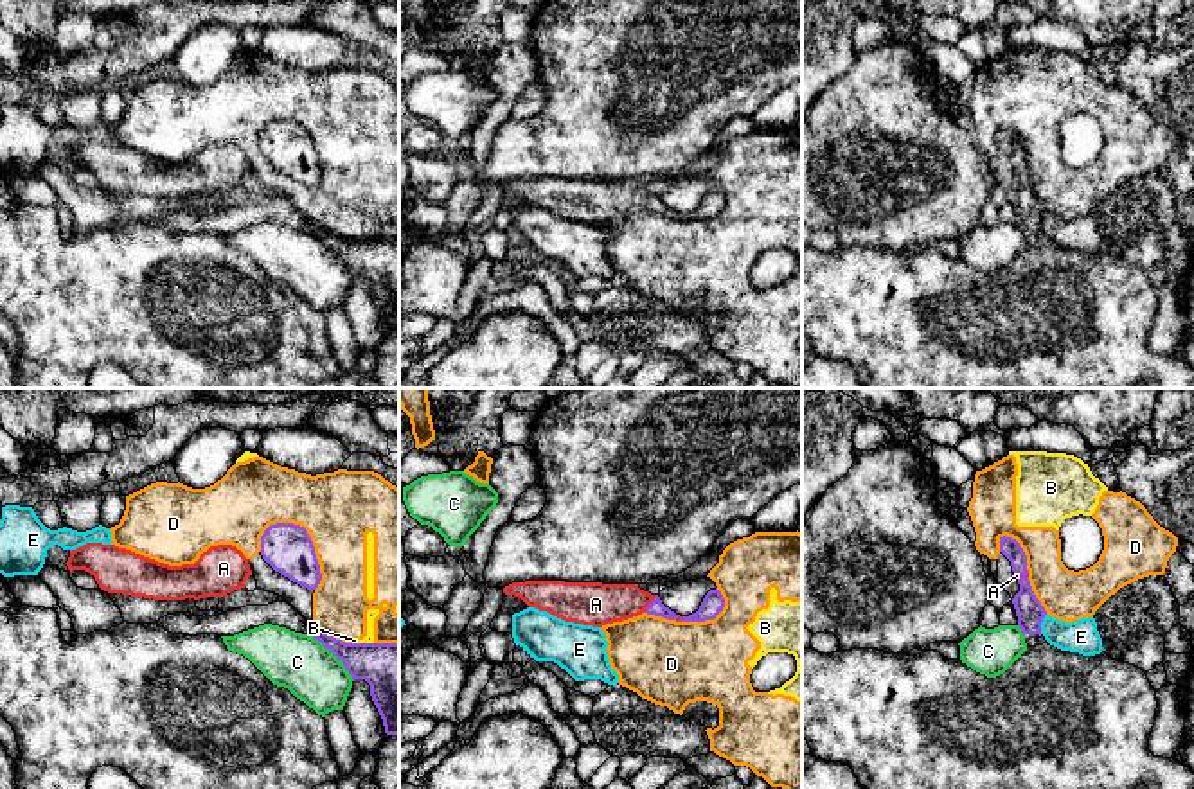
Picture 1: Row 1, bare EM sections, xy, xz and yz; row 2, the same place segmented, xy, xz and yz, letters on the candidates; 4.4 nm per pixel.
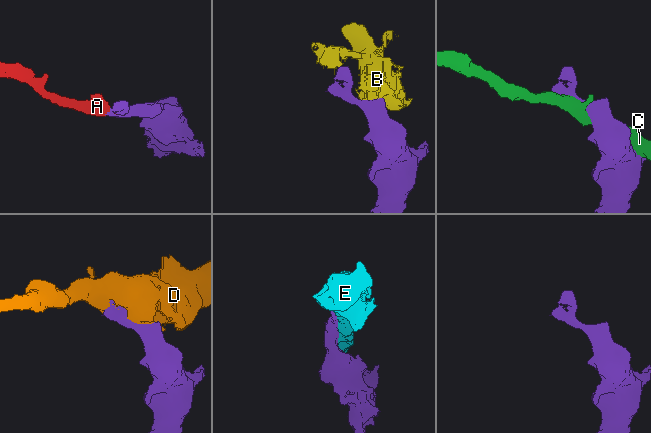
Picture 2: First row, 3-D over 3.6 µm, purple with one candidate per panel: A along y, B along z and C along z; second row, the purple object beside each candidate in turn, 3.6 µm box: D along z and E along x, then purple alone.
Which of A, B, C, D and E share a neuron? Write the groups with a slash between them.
A / B D / C / E

